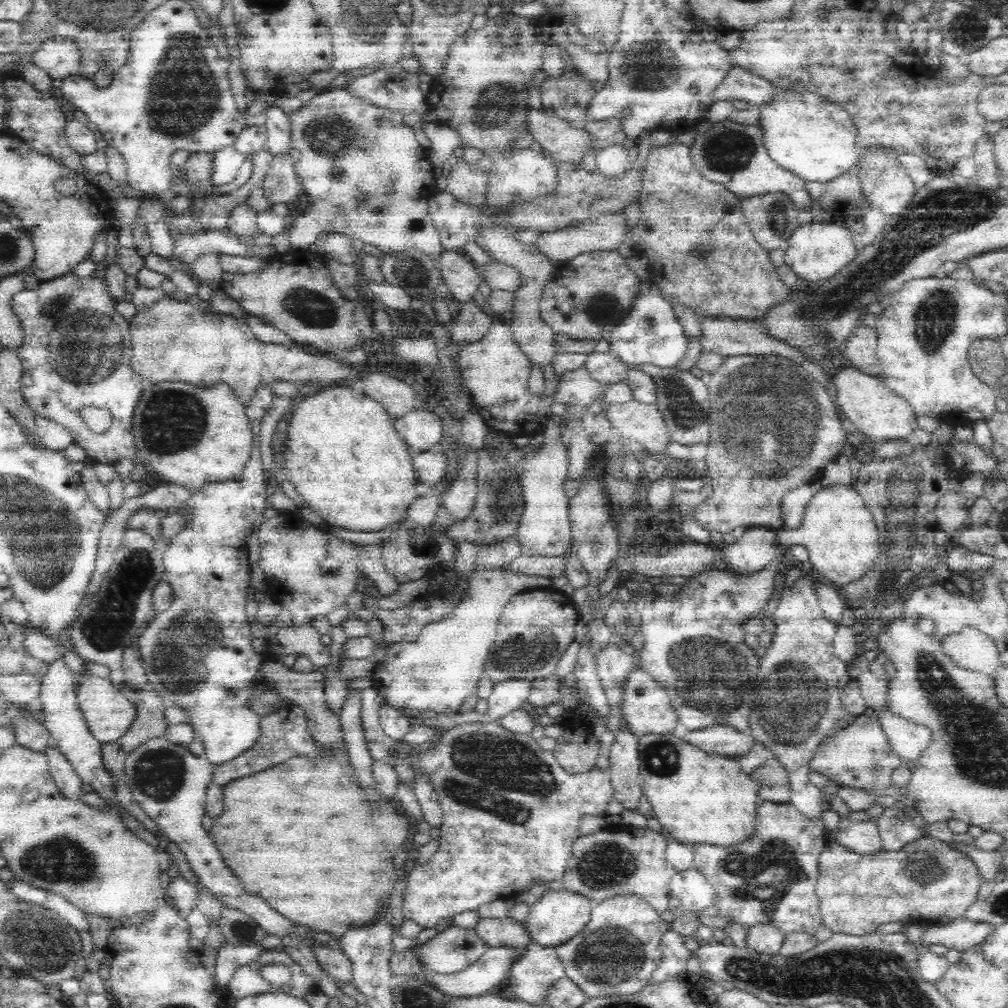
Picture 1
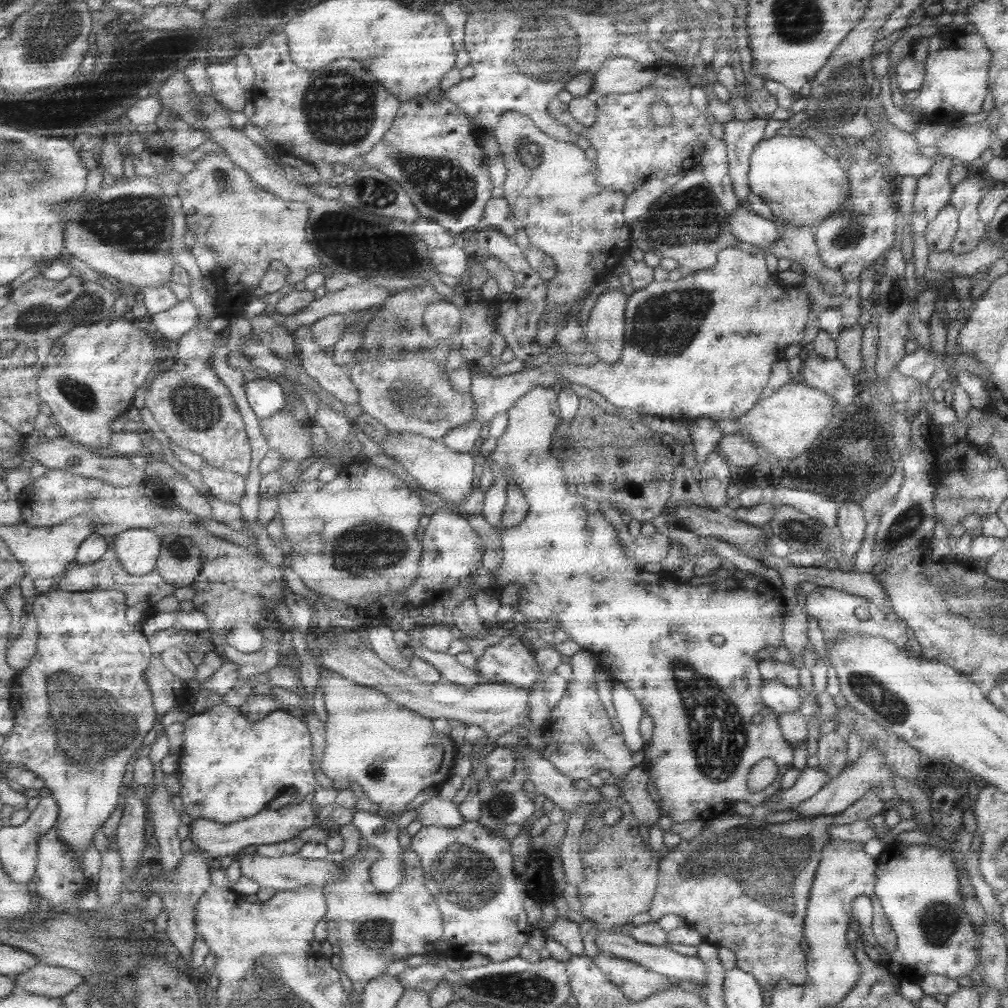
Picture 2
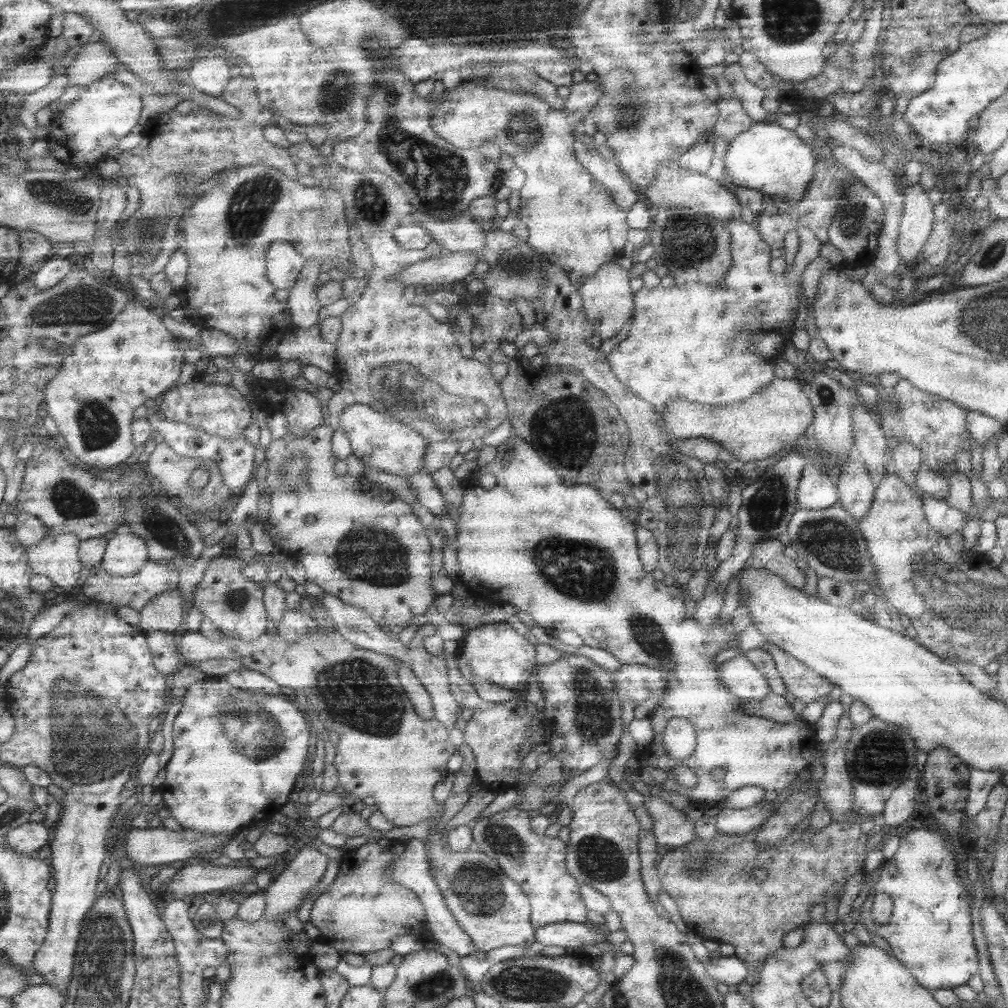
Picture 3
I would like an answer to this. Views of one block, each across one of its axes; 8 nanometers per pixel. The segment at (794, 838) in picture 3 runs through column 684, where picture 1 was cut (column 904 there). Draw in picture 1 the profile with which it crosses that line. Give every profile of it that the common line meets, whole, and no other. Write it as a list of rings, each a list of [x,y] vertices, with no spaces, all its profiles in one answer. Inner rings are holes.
[[[924,836],[912,840],[896,851],[880,850],[872,854],[858,854],[840,846],[837,842],[828,842],[819,856],[820,876],[815,888],[818,895],[822,922],[832,933],[864,935],[873,933],[882,924],[896,922],[922,924],[934,923],[943,918],[951,921],[965,916],[968,907],[976,901],[981,885],[976,863],[967,854],[948,843]]]

